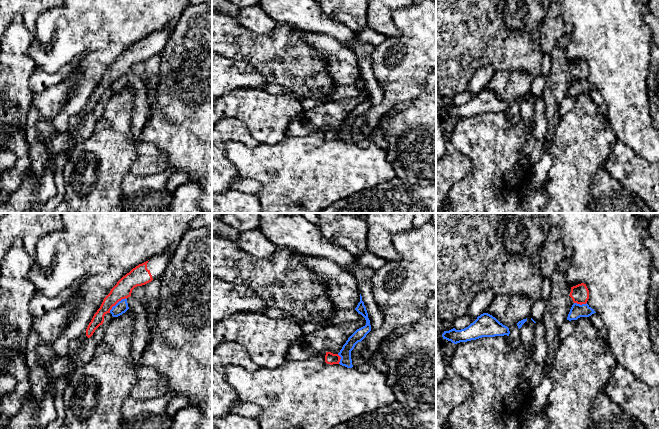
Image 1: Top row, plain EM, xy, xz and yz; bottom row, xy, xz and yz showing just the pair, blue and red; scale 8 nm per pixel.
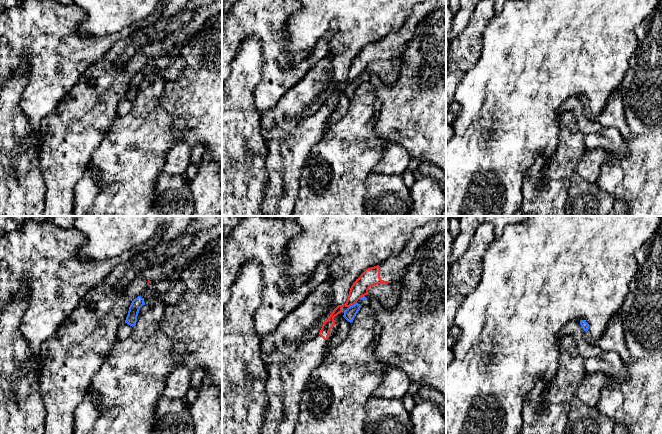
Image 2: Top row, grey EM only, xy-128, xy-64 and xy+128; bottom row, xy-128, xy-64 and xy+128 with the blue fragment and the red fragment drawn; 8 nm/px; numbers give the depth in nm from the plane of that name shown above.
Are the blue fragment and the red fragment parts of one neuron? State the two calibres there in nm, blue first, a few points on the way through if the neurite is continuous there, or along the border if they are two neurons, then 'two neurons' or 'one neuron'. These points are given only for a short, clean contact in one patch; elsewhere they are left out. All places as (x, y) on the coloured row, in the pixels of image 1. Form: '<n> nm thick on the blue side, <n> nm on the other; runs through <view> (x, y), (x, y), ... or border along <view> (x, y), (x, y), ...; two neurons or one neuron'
100 nm thick on the blue side, 140 nm on the other; border along xy (126, 298), (118, 301), (109, 312); two neurons

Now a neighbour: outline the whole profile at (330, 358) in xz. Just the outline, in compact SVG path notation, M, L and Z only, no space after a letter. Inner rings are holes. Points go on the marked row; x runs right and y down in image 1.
M326 352L325 362L327 364L339 364L341 357L338 354L333 354L331 352Z

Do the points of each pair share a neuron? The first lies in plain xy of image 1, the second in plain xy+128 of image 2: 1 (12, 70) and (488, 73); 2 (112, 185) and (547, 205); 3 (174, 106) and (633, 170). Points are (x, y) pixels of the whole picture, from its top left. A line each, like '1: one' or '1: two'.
1: two
2: one
3: one

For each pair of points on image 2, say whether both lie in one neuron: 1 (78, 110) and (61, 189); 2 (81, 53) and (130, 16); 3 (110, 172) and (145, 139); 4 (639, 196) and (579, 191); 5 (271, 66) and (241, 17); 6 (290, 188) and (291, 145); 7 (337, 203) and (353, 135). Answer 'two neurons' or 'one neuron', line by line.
1: one neuron
2: two neurons
3: one neuron
4: two neurons
5: one neuron
6: one neuron
7: one neuron

